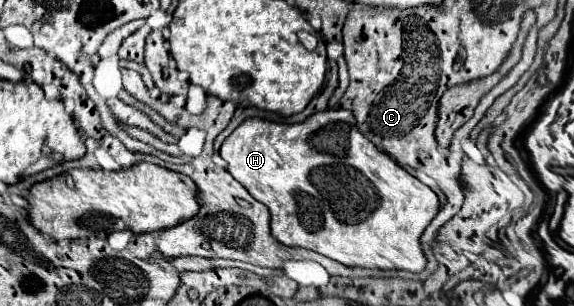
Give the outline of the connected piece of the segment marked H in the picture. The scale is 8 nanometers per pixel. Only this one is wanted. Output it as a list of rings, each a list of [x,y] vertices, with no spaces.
[[[326,109],[294,125],[246,119],[224,139],[220,155],[228,163],[230,175],[268,207],[272,235],[282,245],[306,247],[348,267],[424,271],[426,257],[420,235],[438,213],[438,197],[386,153],[370,145],[356,129],[350,111]]]

